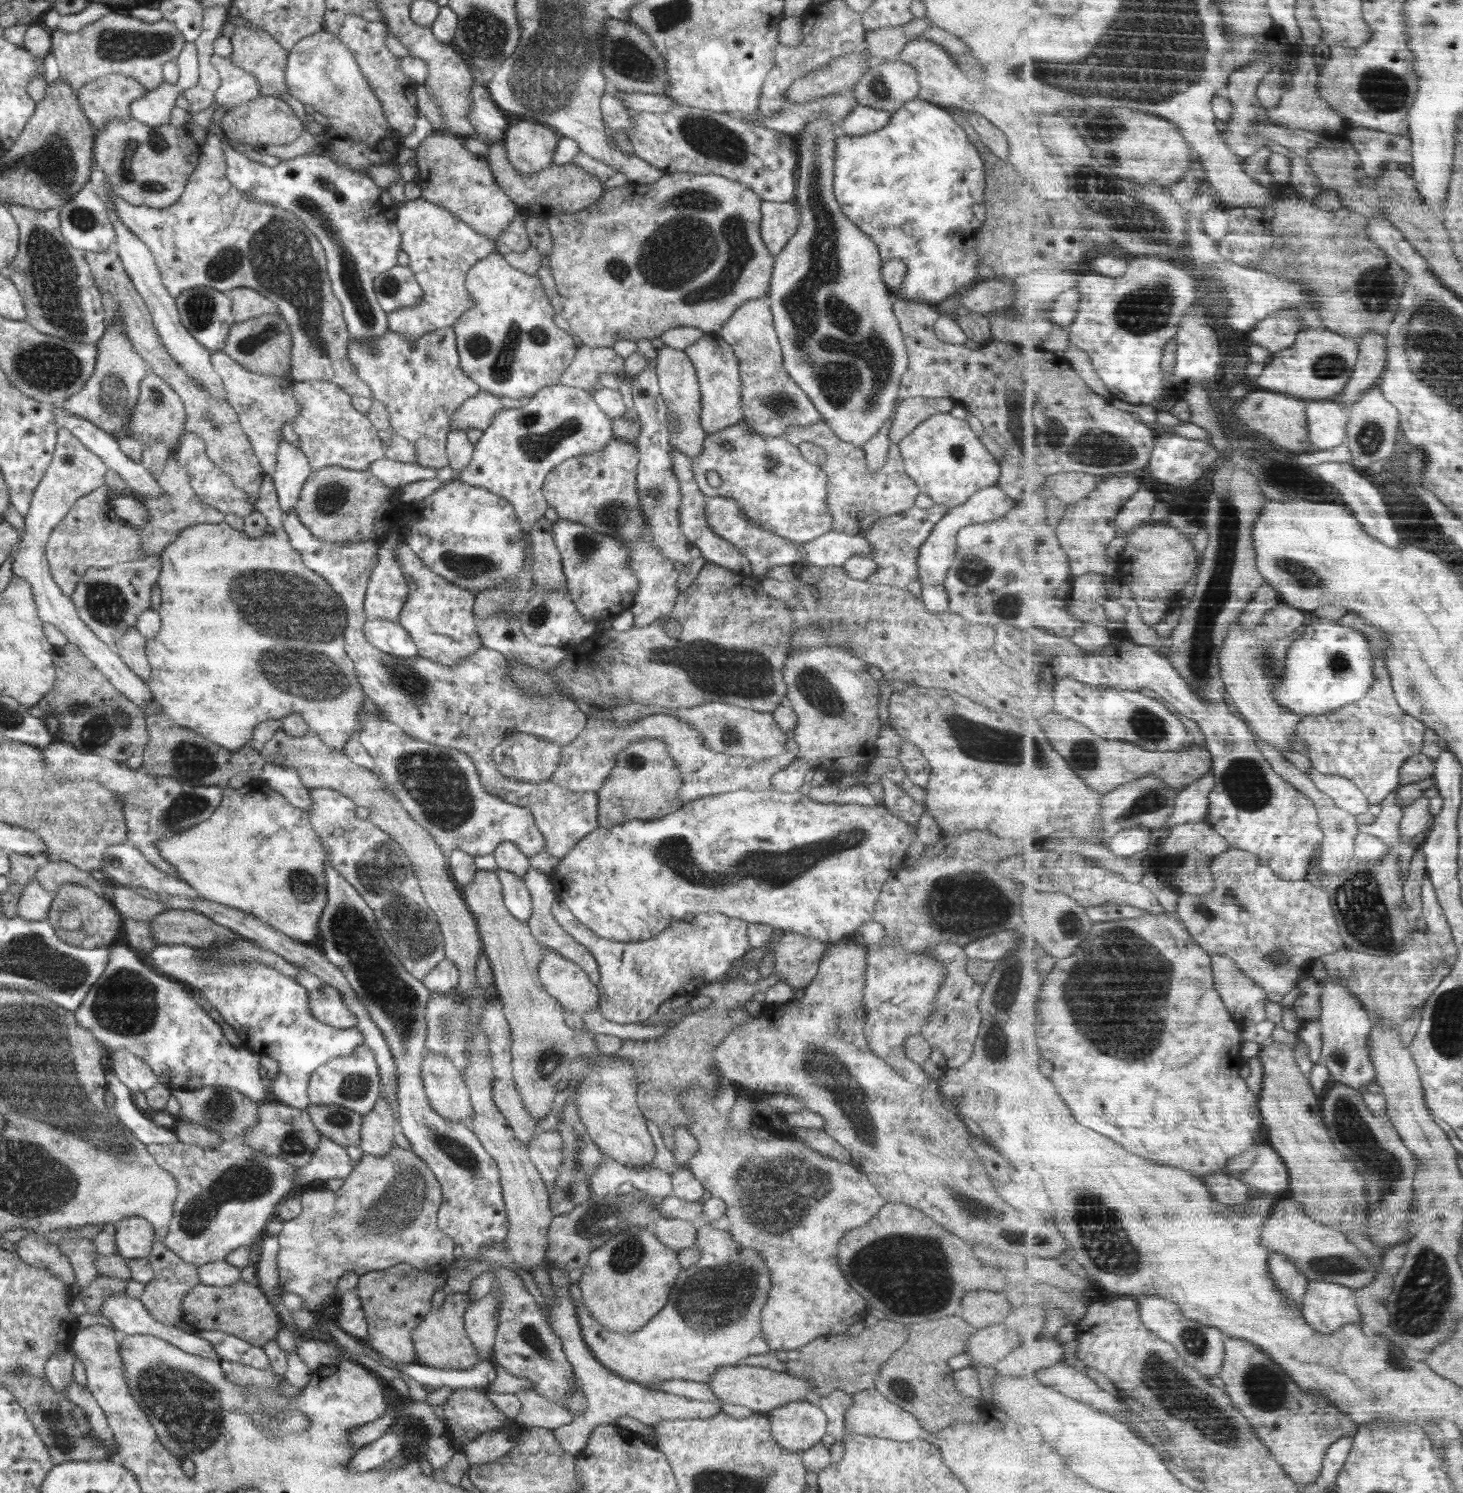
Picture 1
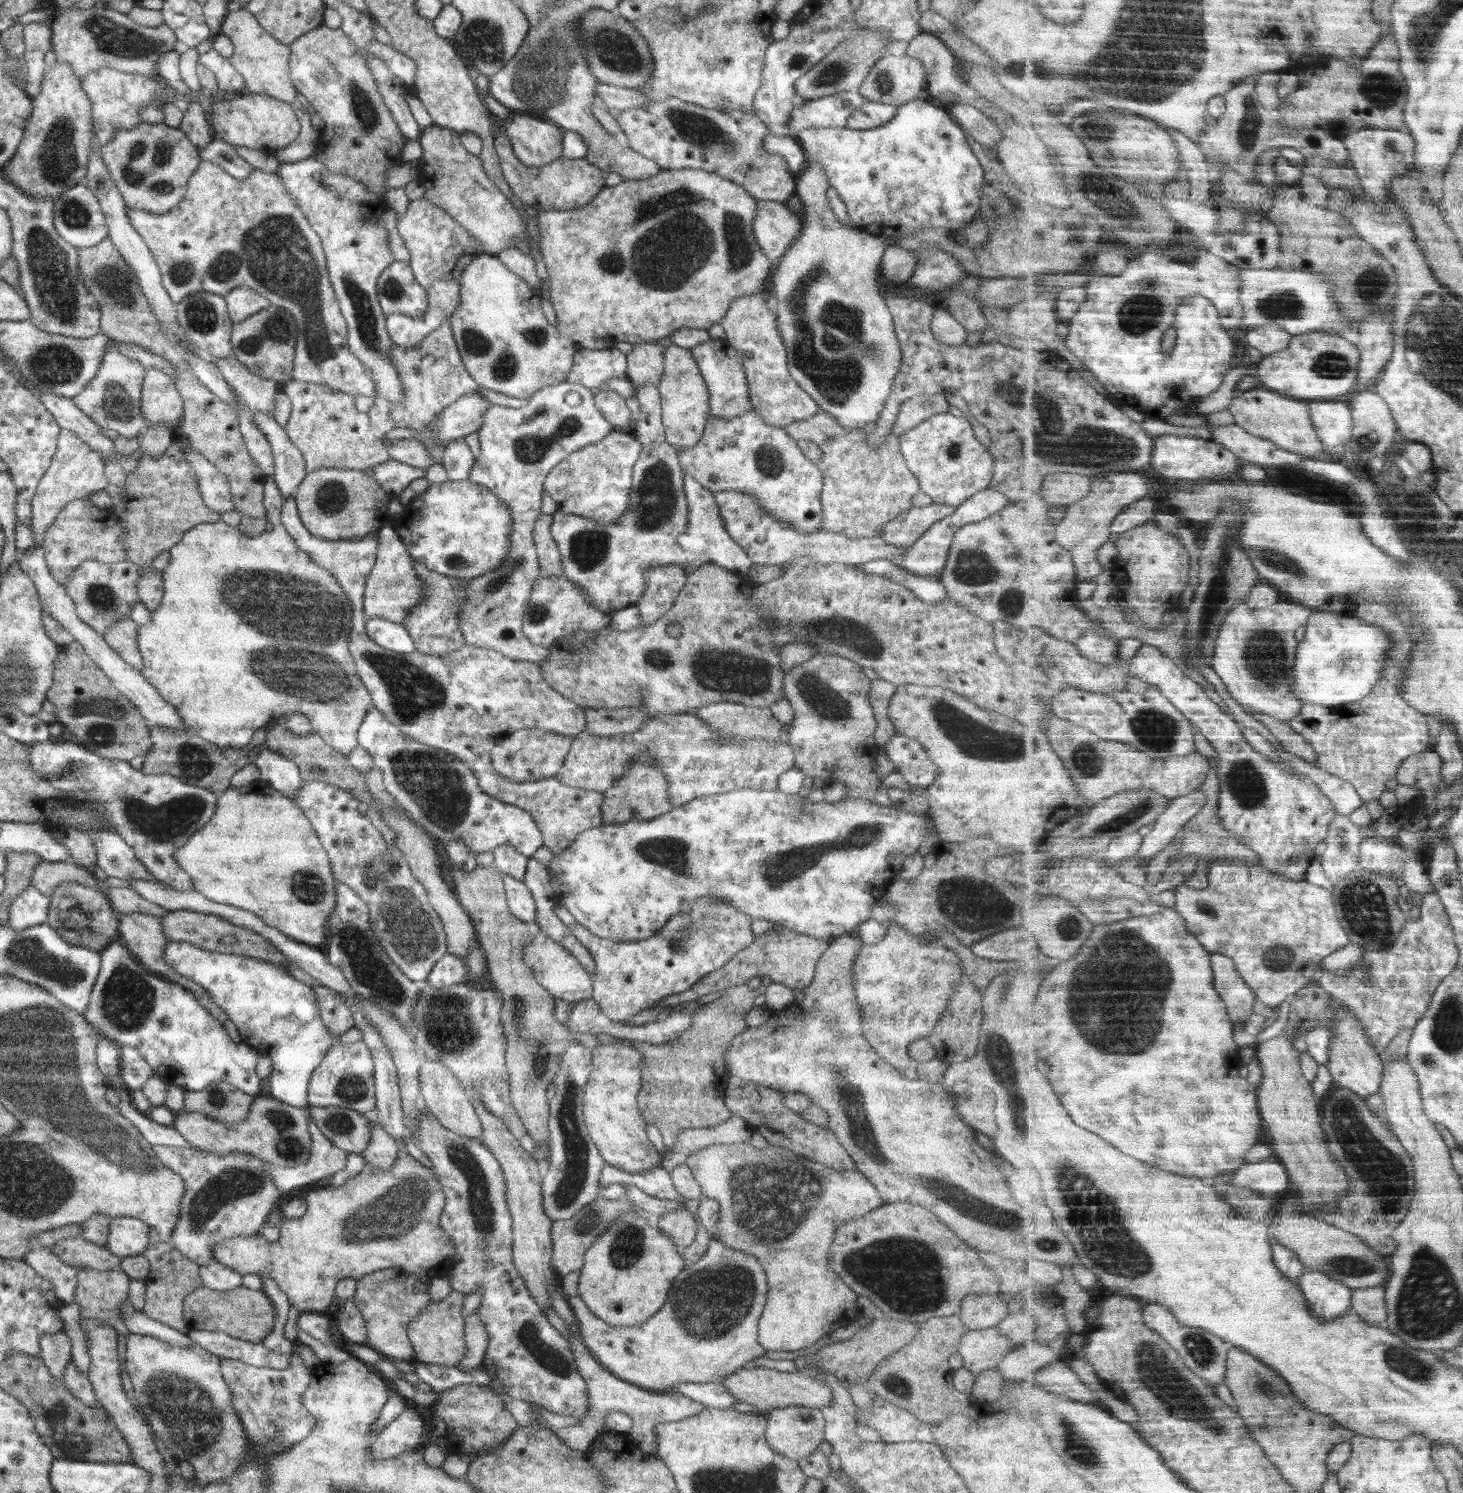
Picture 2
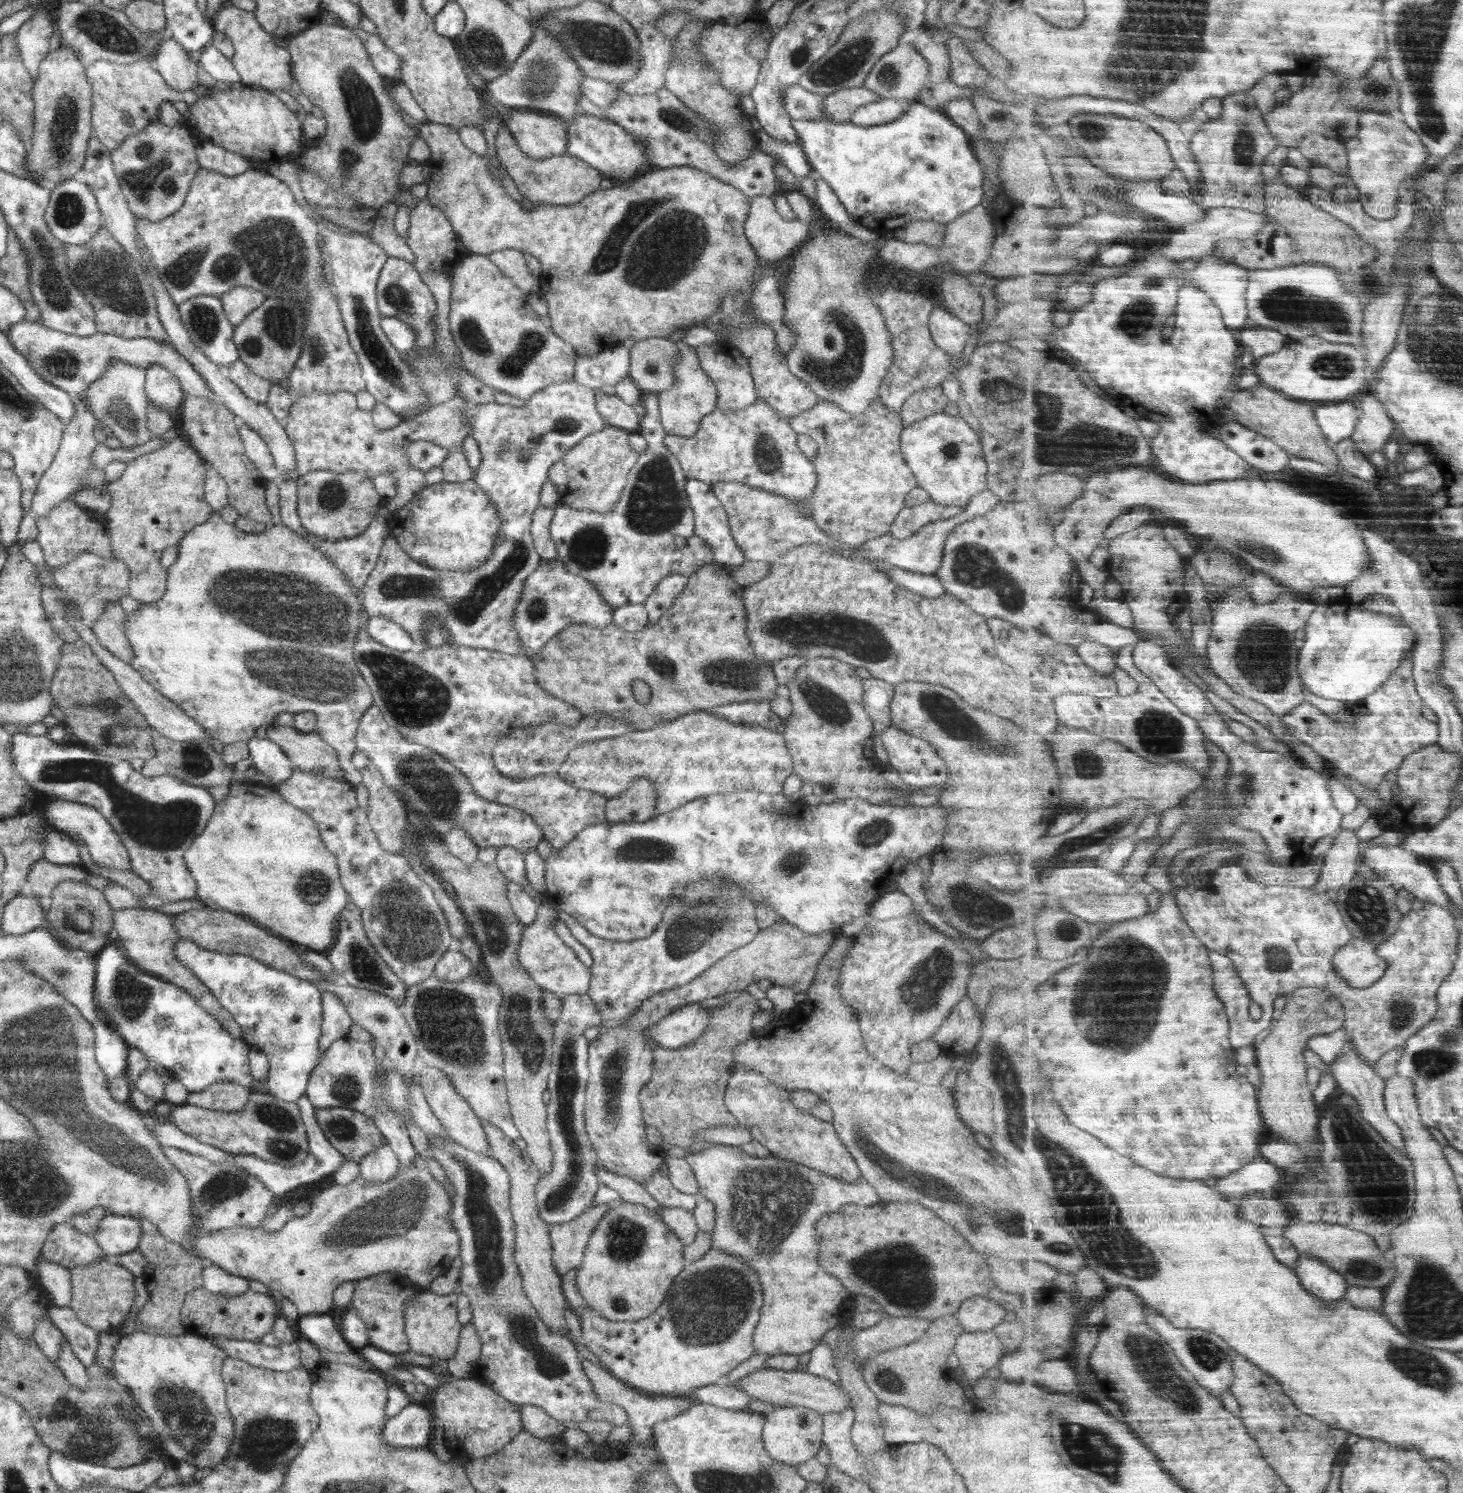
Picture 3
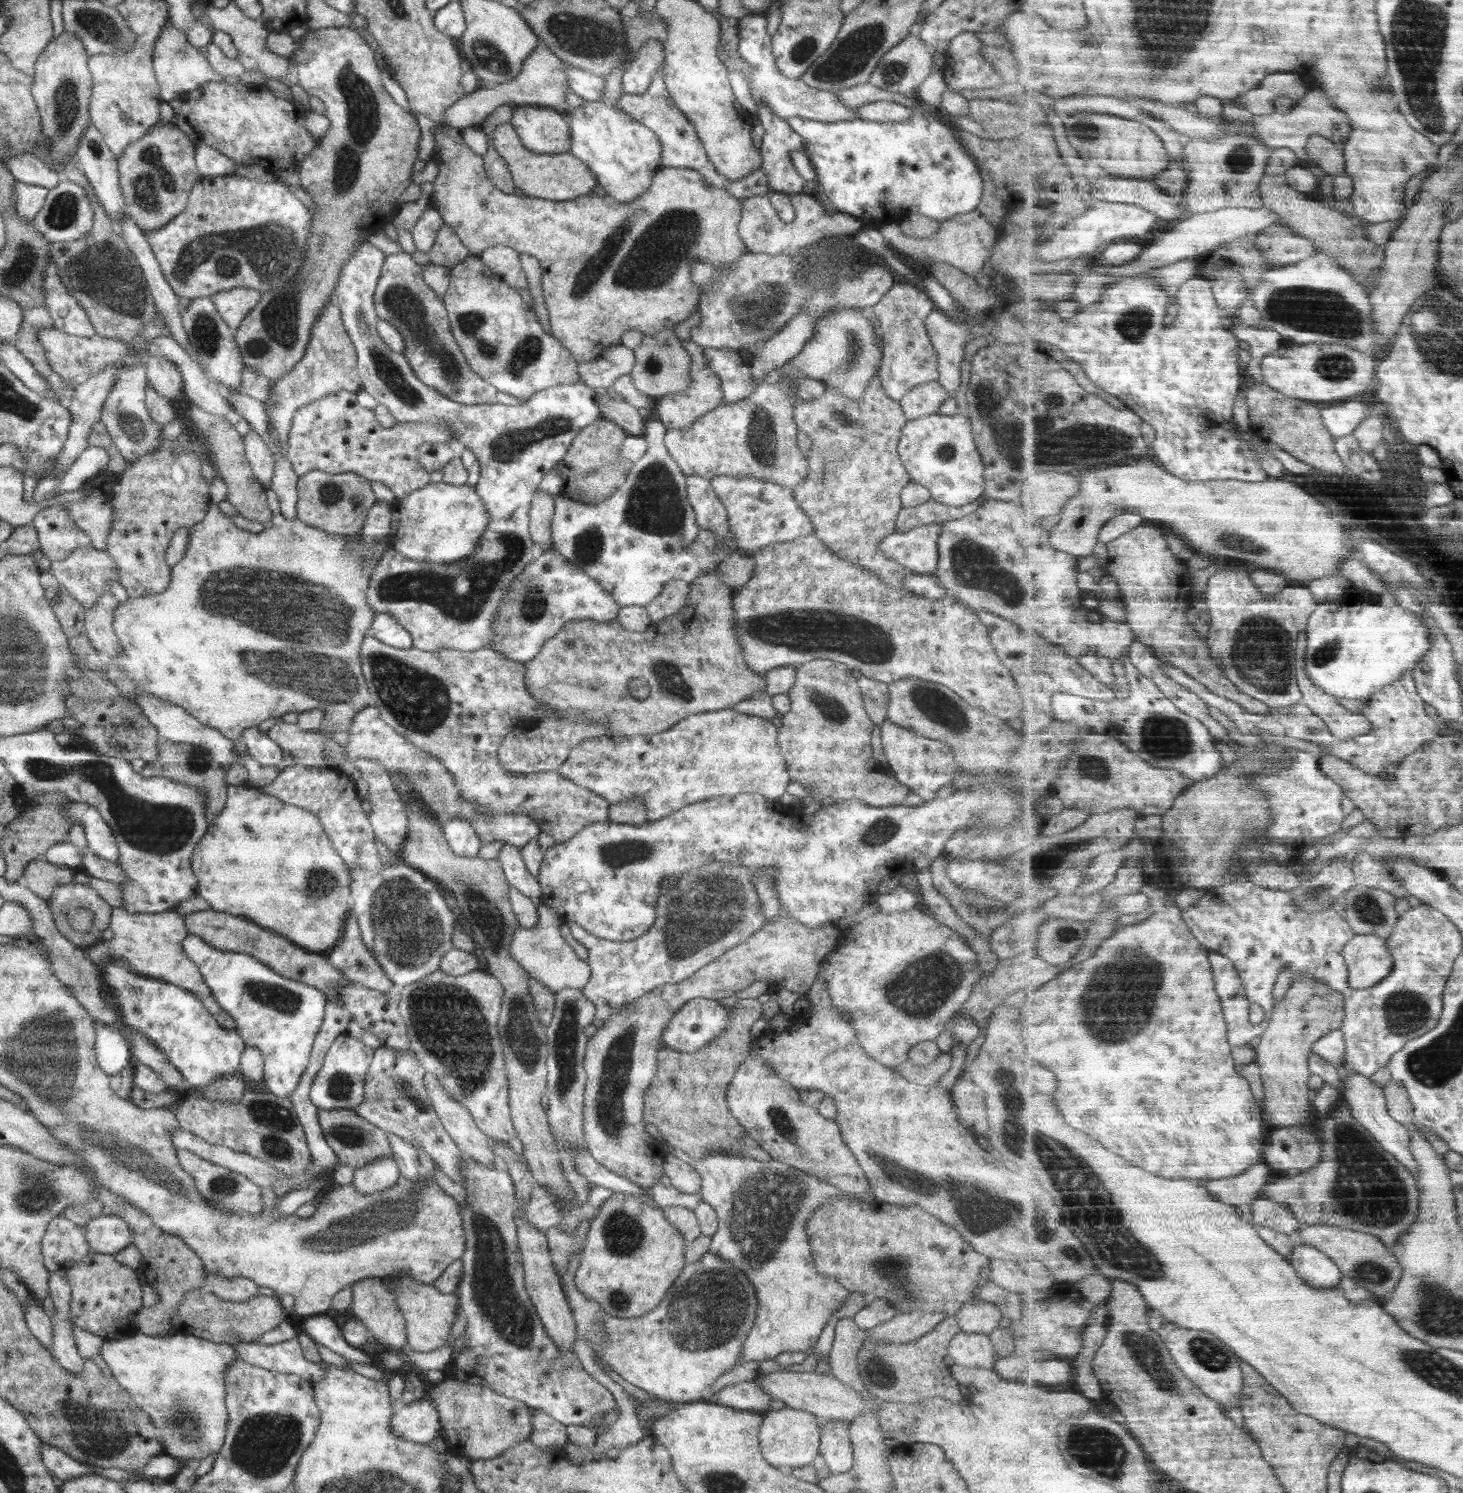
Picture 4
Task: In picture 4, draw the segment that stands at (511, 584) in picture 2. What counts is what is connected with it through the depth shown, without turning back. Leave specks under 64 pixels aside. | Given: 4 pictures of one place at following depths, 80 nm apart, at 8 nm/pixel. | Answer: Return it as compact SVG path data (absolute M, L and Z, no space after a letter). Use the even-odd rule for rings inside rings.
M366 242L354 248L354 254L343 265L338 286L331 296L338 305L344 328L351 338L357 353L357 369L361 376L363 390L383 404L398 423L417 422L444 425L451 430L454 438L462 441L478 459L481 477L475 492L484 501L489 512L489 523L482 533L479 547L464 560L452 564L429 564L406 558L391 546L388 547L377 567L371 572L366 591L367 603L375 614L390 615L403 626L412 637L413 647L434 652L436 649L458 649L477 651L488 648L493 642L493 622L497 619L499 606L507 588L513 580L535 559L537 547L529 533L529 510L536 489L547 472L558 464L570 448L576 435L584 428L597 422L601 412L596 395L599 391L582 382L573 385L556 385L534 393L530 398L514 406L506 404L462 404L450 400L436 389L426 386L414 372L409 360L402 353L392 352L378 334L380 321L374 306L374 293L380 279L385 255Z

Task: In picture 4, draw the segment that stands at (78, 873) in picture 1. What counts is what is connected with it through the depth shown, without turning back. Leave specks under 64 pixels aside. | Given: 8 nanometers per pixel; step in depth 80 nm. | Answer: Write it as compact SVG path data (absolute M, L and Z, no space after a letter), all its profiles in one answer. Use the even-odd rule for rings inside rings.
M41 857L27 864L22 881L36 896L48 900L58 885L74 882L75 874L73 868L52 864Z

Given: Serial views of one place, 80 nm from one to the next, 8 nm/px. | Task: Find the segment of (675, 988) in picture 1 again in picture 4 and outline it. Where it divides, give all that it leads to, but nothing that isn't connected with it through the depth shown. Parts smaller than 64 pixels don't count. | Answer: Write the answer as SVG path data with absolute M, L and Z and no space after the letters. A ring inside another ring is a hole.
M716 860L702 868L683 872L680 878L672 879L662 887L661 892L658 893L658 908L654 924L642 936L634 940L612 941L598 938L579 924L572 921L566 922L571 935L588 951L587 962L591 975L581 991L588 1000L594 1003L595 1018L607 1020L613 1014L621 1012L633 1000L652 992L659 986L683 982L726 951L746 942L751 934L760 930L767 920L763 915L759 896L752 882L754 875L757 874L758 870L741 866L737 862L723 863Z

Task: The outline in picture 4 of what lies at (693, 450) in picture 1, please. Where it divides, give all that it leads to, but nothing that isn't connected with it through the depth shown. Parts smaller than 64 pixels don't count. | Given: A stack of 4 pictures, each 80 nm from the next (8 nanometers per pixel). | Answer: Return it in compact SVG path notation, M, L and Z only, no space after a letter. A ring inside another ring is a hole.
M690 339L682 341L682 347L690 355L690 386L680 393L667 394L655 399L652 409L658 412L660 422L664 423L667 430L673 428L688 428L699 416L710 412L713 408L722 404L722 385L718 375L711 370L711 366L704 357L704 348L698 346Z

